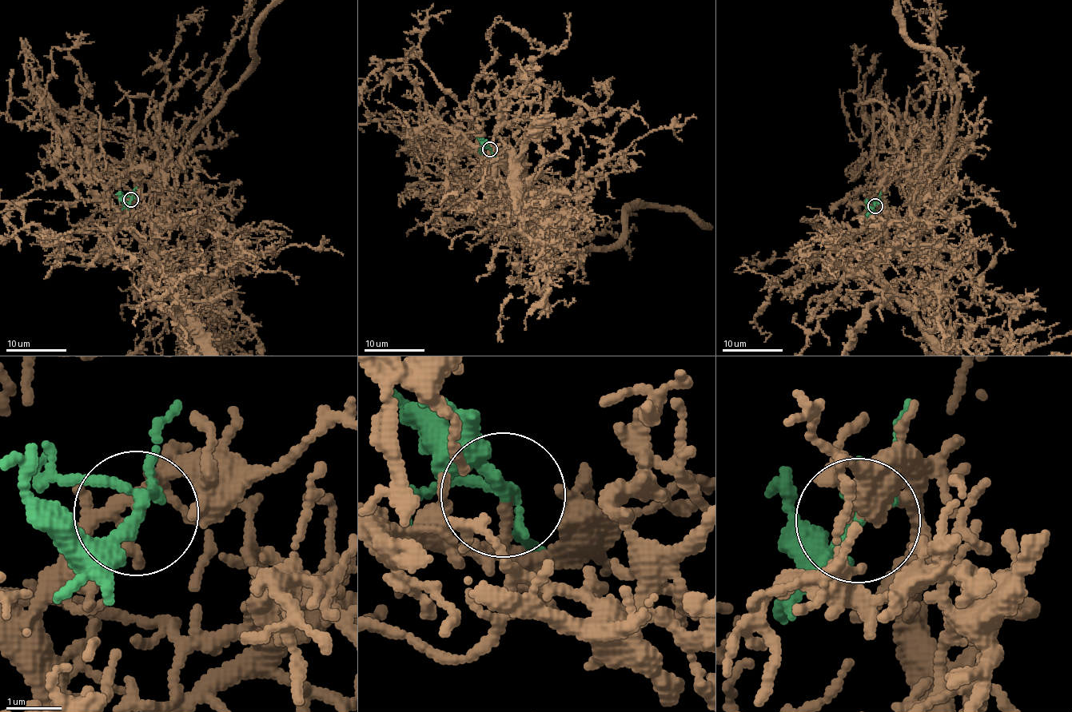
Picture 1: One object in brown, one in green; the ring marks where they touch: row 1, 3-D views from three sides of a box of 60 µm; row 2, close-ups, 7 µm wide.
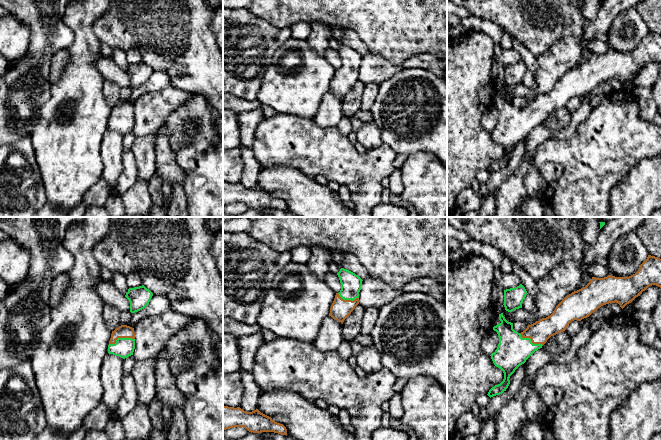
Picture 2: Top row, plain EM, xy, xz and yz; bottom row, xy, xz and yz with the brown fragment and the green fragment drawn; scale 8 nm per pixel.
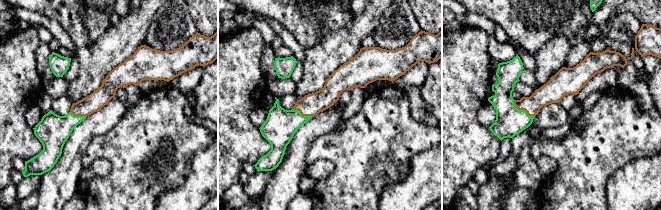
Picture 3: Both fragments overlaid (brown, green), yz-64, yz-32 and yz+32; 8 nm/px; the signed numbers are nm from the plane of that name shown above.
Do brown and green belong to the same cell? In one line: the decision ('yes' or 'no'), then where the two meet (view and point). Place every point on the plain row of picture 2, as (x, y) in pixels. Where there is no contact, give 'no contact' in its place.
yes; contact xy (121, 113)

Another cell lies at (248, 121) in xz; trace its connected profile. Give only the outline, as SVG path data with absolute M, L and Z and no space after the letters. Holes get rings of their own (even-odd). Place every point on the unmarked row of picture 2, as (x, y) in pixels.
M261 108L254 109L250 112L238 113L237 117L239 121L241 145L252 149L255 131L260 122L265 118Z

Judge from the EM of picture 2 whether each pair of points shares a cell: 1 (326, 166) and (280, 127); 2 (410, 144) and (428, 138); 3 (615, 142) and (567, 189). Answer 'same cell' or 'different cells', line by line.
1: same cell
2: same cell
3: same cell

